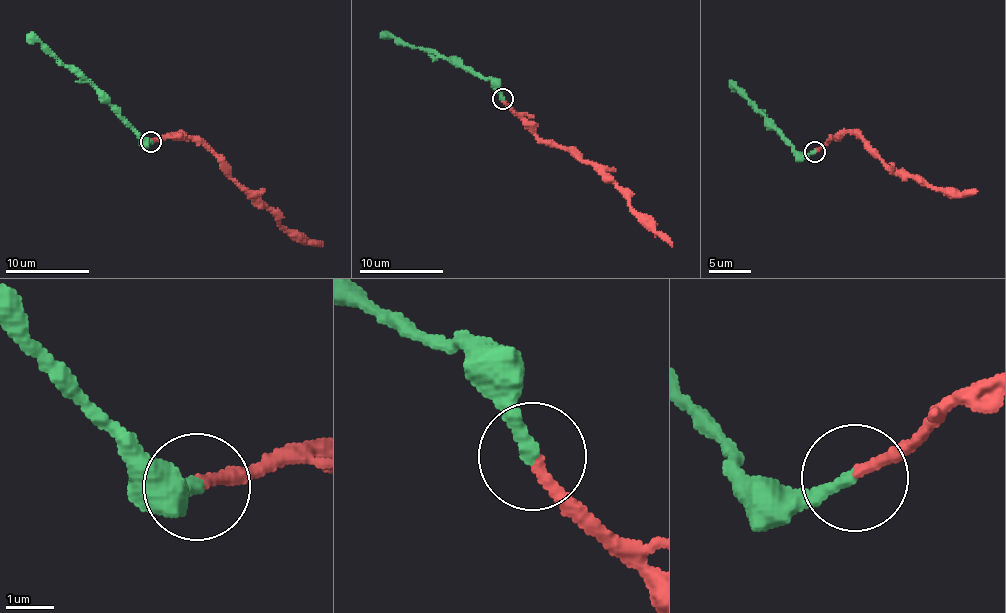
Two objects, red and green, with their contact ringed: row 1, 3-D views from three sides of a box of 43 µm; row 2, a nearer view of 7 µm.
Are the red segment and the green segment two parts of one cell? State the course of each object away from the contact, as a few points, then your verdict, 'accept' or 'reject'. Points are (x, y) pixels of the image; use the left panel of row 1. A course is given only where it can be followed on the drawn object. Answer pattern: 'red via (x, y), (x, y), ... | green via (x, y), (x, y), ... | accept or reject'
red via (150, 141), (182, 135), (199, 138), (282, 227), (297, 231), (305, 241), (322, 245) | green via (150, 141), (137, 133), (88, 81), (58, 63), (39, 41), (33, 41), (27, 34) | accept

